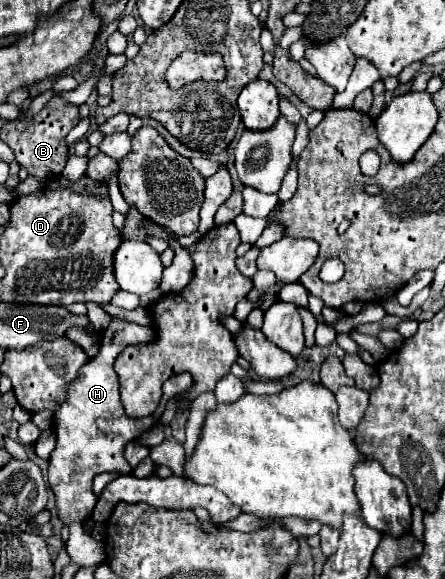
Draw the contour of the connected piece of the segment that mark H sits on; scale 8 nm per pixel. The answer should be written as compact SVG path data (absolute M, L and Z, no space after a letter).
M114 316L108 324L108 330L100 334L98 354L80 368L80 374L76 376L76 380L68 384L66 400L60 402L60 406L54 410L56 448L52 450L48 460L48 484L56 496L56 514L64 526L70 526L72 522L84 524L90 518L98 500L92 492L92 478L102 472L130 474L132 466L122 456L124 446L136 440L144 430L150 430L152 426L158 424L164 412L164 404L174 394L180 394L192 388L194 380L188 372L174 374L164 382L164 394L154 414L150 414L148 418L140 418L138 422L126 416L120 404L118 378L116 378L116 372L112 370L114 358L126 346L146 344L154 338L156 338L156 331L150 326L140 326L136 322Z

